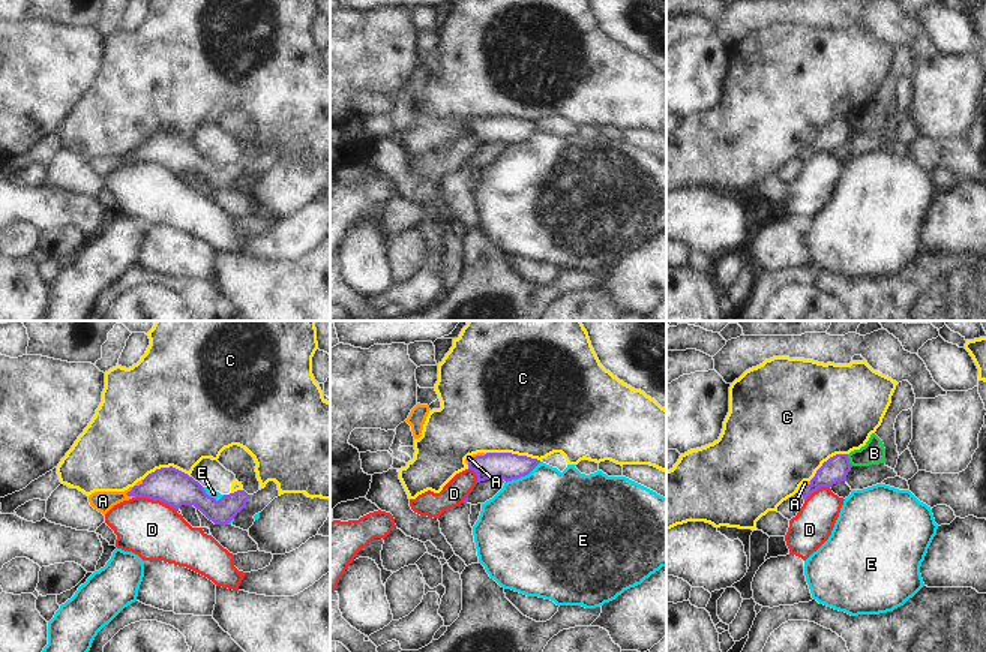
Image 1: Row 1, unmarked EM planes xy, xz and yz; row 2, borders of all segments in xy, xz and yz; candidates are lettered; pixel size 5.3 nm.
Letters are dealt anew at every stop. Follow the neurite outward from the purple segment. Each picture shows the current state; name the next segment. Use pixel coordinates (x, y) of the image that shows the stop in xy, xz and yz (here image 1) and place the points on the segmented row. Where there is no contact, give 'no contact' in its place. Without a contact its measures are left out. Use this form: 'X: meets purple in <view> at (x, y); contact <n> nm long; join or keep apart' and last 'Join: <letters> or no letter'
A: meets purple in xy at (131, 495); contact 70 nm long; join
B: meets purple in yz at (848, 460); contact 70 nm long; keep apart
C: meets purple in xz at (511, 453); contact 300 nm long; keep apart
D: meets purple in xy at (156, 499); contact 240 nm long; keep apart
E: meets purple in xz at (523, 475); contact 220 nm long; keep apart
Join: A

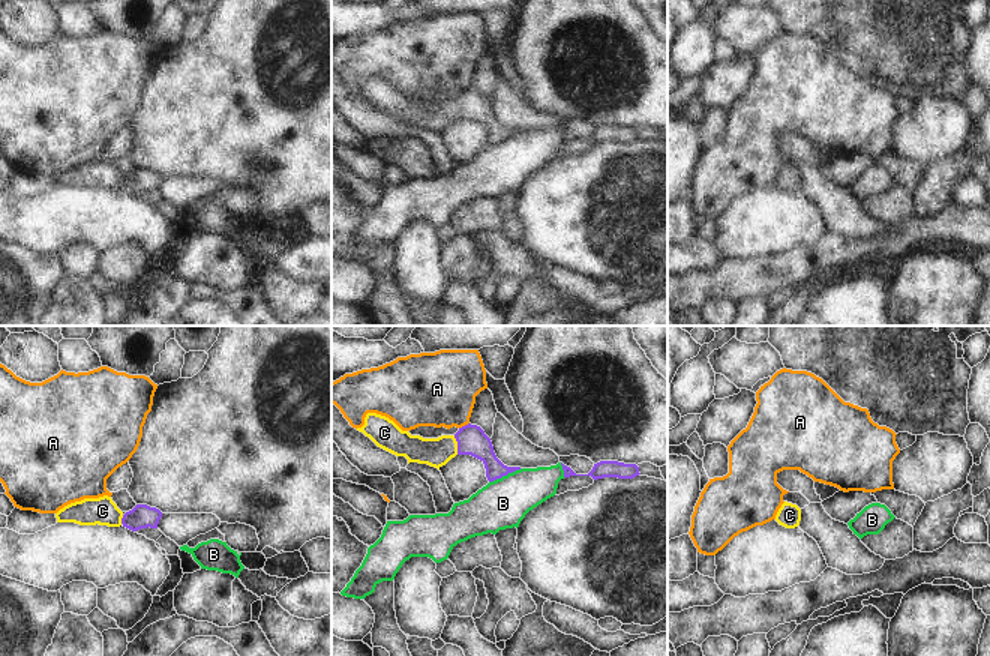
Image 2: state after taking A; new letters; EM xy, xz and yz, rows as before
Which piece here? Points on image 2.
A: meets purple in xz at (465, 425); contact 70 nm long; keep apart
B: meets purple in xz at (504, 475); contact 190 nm long; keep apart
C: meets purple in xz at (458, 445); contact 110 nm long; join
Join: C

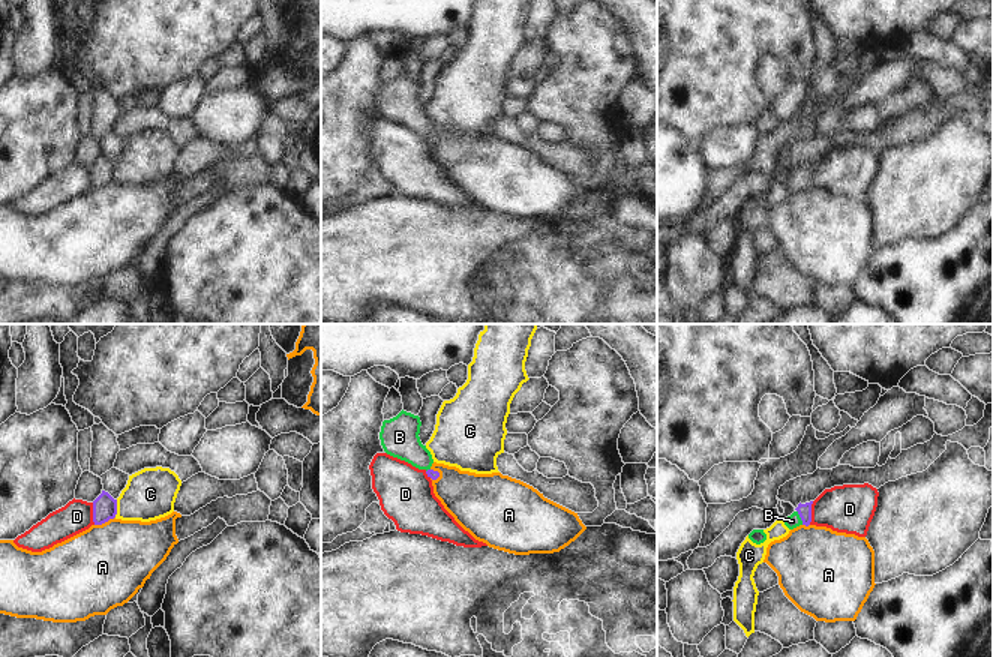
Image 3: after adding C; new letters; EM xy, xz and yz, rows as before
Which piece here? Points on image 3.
A: meets purple in xy at (104, 522); contact 120 nm long; keep apart
B: meets purple in yz at (800, 516); contact 90 nm long; join
C: meets purple in xy at (116, 509); contact 100 nm long; keep apart
D: meets purple in yz at (810, 513); contact 130 nm long; keep apart
Join: B

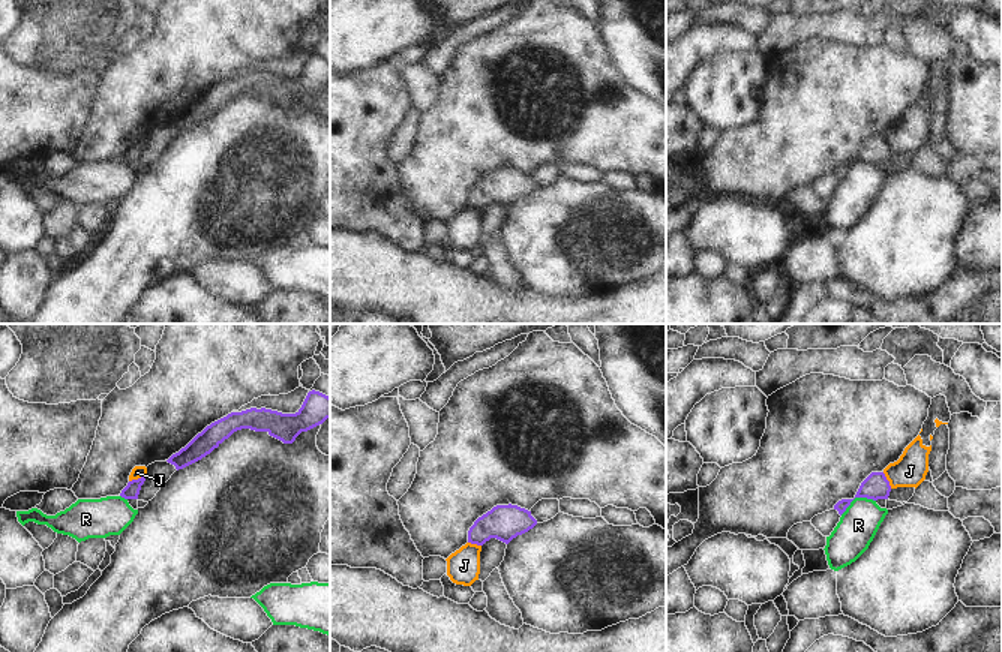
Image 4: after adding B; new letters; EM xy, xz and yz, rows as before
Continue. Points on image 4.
J: meets purple in xy at (138, 478); contact 110 nm long; keep apart
R: meets purple in yz at (857, 496); contact 200 nm long; keep apart
Join: no letter

